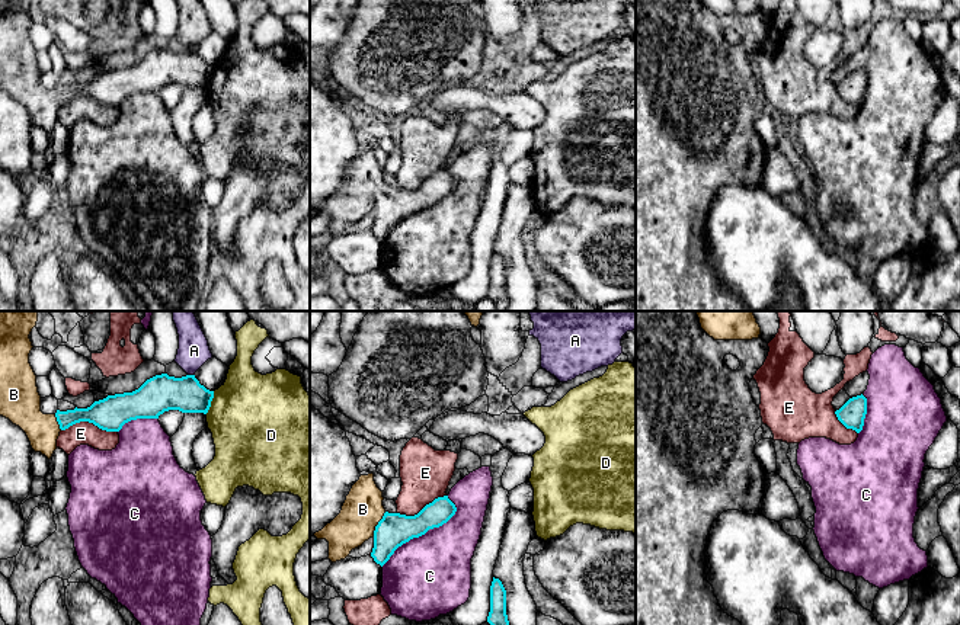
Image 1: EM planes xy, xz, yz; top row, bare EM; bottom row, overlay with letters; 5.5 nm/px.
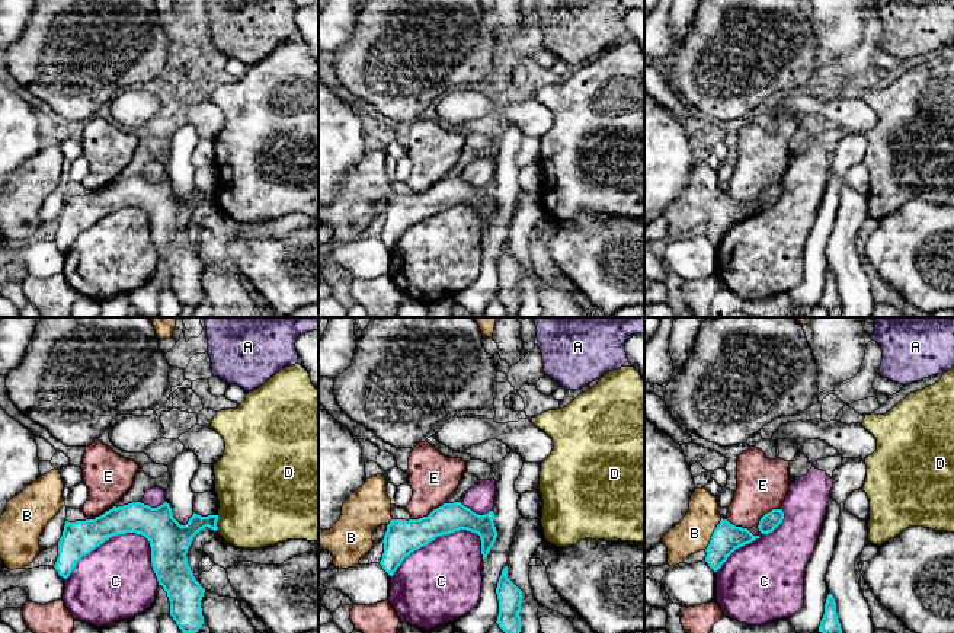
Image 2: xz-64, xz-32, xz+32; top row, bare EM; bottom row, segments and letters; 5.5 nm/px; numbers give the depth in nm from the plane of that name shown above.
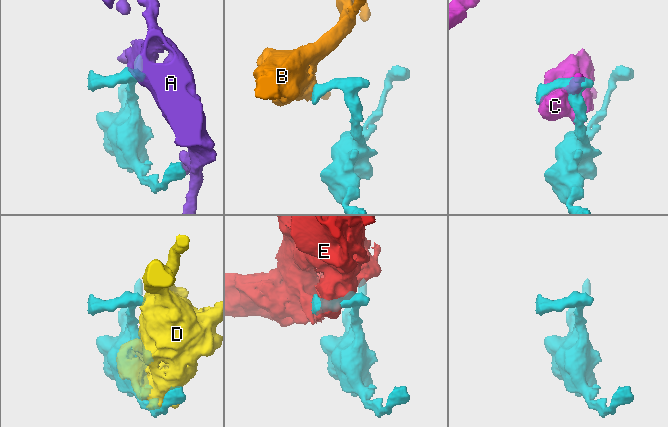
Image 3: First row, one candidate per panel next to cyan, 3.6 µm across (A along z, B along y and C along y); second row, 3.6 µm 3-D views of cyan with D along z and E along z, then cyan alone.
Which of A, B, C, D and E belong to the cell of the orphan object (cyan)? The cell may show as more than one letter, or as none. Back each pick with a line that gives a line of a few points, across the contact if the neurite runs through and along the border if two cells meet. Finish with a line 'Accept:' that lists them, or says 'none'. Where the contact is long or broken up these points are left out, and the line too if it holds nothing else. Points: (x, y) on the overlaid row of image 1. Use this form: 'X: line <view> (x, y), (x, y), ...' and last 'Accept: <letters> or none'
B: line xz (394, 529), (387, 529), (378, 523), (362, 509)
Accept: B

